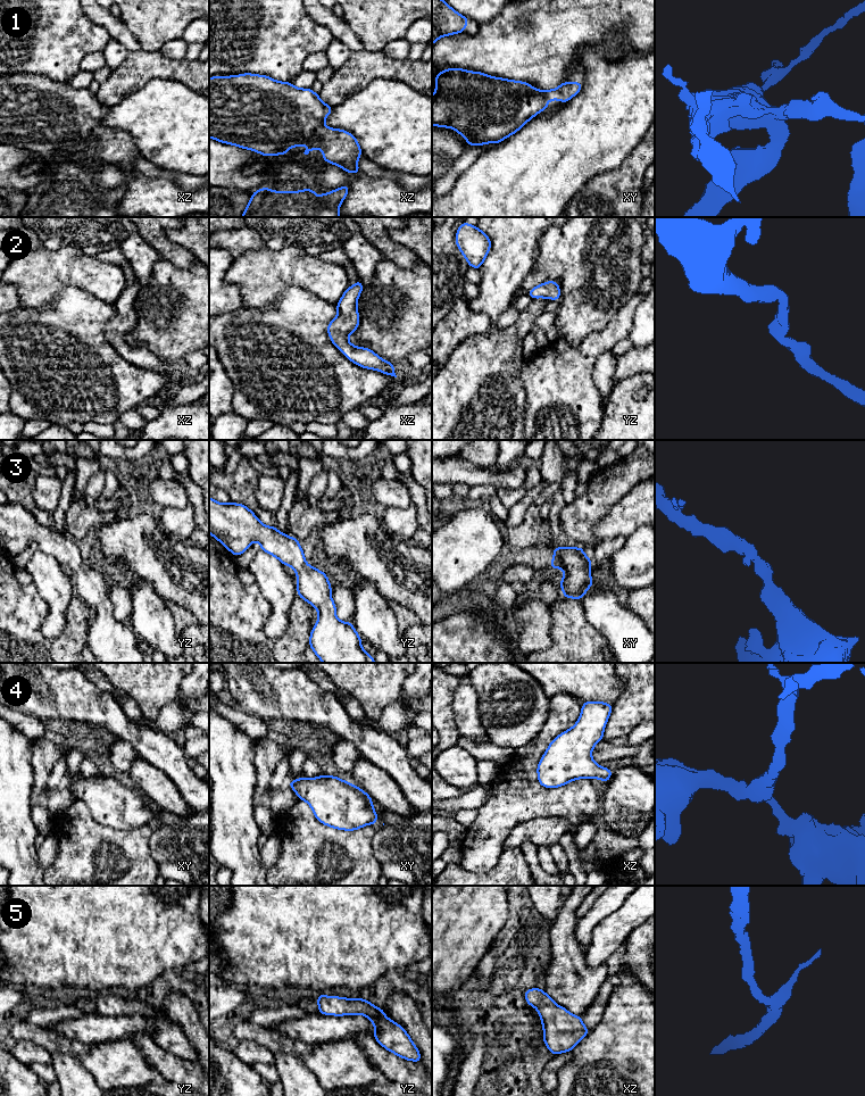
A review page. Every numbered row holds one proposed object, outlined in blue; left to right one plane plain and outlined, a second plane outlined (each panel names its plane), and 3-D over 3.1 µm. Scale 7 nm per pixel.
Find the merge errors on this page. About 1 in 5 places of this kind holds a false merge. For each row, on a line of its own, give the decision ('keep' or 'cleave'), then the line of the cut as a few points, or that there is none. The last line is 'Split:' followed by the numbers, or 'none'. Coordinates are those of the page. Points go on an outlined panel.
1: keep | no cut
2: keep | no cut
3: keep | no cut
4: keep | no cut
5: keep | no cut
Split: none

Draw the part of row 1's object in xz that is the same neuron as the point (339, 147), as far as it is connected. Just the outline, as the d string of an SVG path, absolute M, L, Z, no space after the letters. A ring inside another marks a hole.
M244 73L209 77L209 138L263 156L289 155L288 149L307 144L305 155L318 148L323 151L323 160L347 173L360 173L357 161L363 151L357 139L344 130L324 124L332 110L311 89L300 89L266 75Z

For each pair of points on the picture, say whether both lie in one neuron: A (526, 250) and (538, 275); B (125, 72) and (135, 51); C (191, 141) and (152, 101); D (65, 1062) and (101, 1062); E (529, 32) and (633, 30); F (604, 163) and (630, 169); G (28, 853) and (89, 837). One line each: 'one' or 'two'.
A: two
B: one
C: one
D: two
E: one
F: two
G: two

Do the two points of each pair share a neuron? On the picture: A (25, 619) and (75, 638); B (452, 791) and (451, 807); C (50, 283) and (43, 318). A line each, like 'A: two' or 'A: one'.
A: one
B: two
C: two

